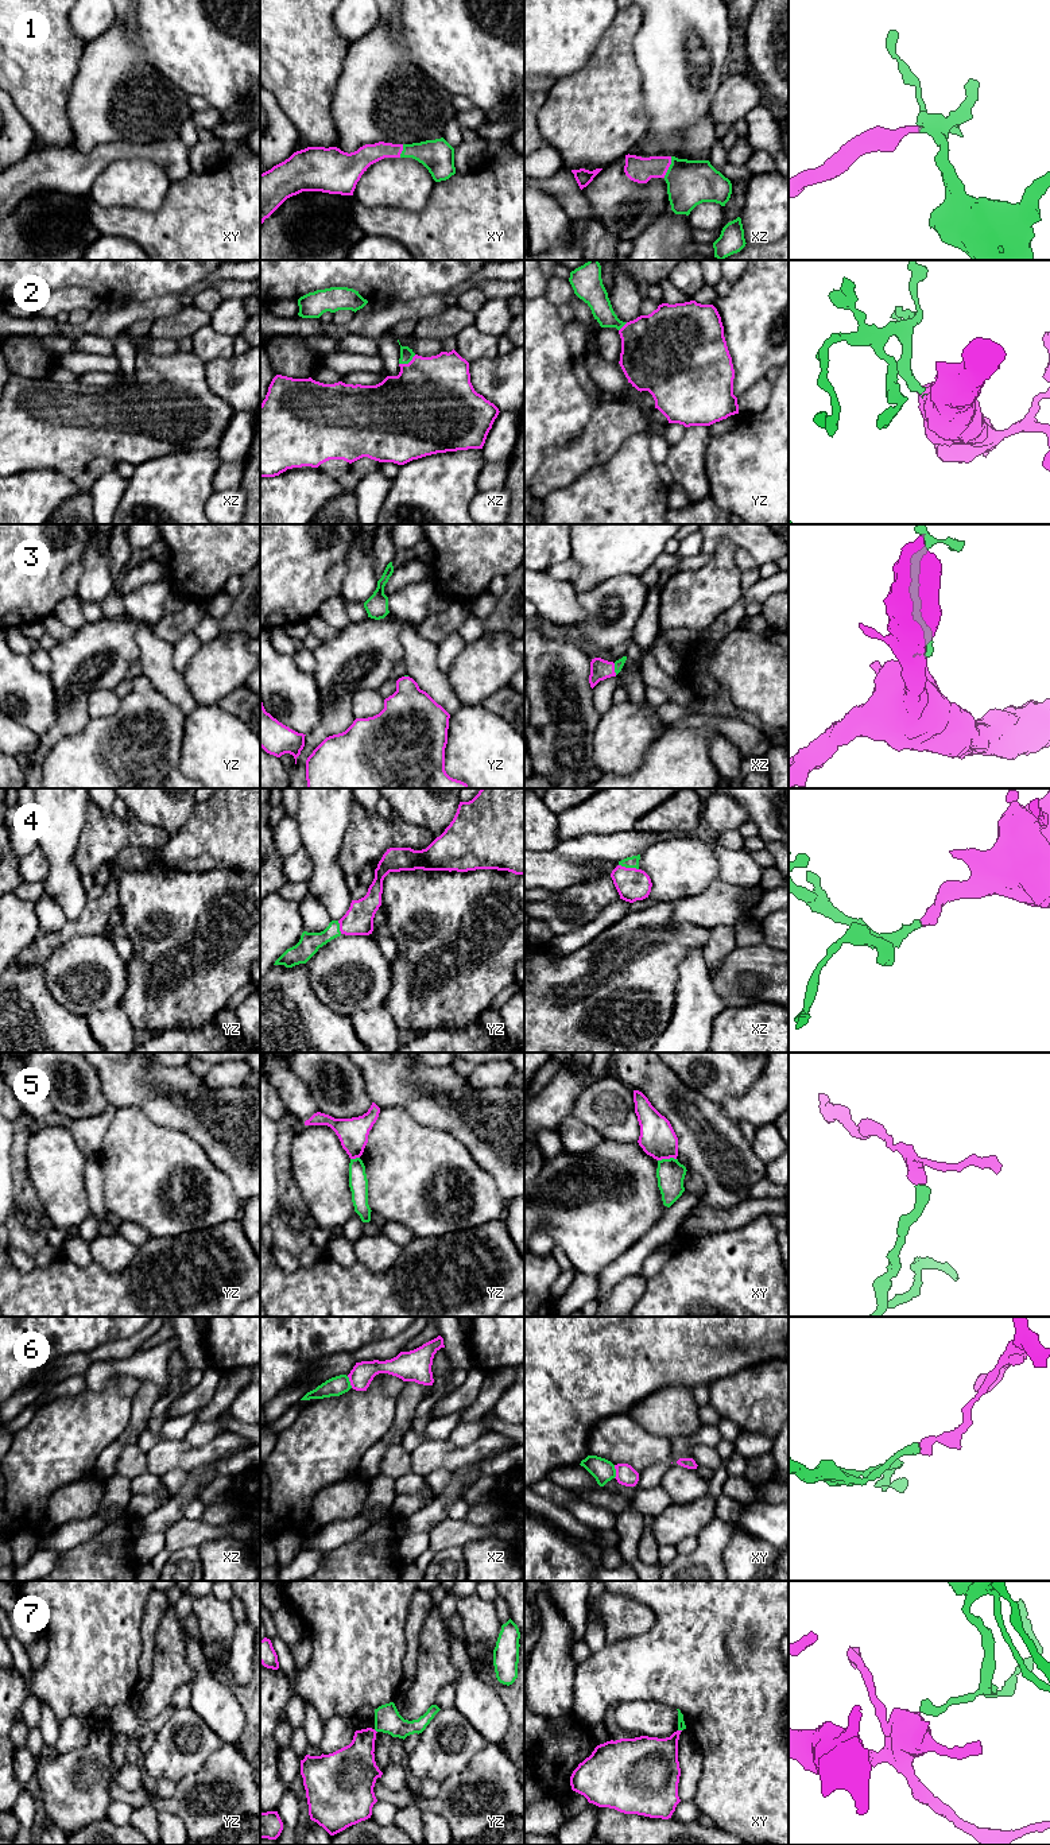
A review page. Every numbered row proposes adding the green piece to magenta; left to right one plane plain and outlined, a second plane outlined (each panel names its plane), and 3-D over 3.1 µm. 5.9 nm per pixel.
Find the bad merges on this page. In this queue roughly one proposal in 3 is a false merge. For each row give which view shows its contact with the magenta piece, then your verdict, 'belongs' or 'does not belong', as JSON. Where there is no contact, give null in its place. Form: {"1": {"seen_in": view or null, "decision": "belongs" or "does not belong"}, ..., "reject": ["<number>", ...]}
{"1": {"seen_in": "xz", "decision": "belongs"}, "2": {"seen_in": "xz", "decision": "belongs"}, "3": {"seen_in": "xz", "decision": "belongs"}, "4": {"seen_in": "xz", "decision": "belongs"}, "5": {"seen_in": "xy", "decision": "does not belong"}, "6": {"seen_in": "xy", "decision": "does not belong"}, "7": {"seen_in": "xy", "decision": "does not belong"}, "reject": ["5", "6", "7"]}

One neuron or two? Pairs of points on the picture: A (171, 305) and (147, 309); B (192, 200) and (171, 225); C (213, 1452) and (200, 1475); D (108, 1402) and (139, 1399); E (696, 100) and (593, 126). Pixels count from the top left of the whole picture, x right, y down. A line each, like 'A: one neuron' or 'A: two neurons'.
A: one neuron
B: one neuron
C: two neurons
D: two neurons
E: two neurons

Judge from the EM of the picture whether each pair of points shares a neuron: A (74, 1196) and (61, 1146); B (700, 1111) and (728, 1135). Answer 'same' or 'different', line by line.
A: same
B: same

